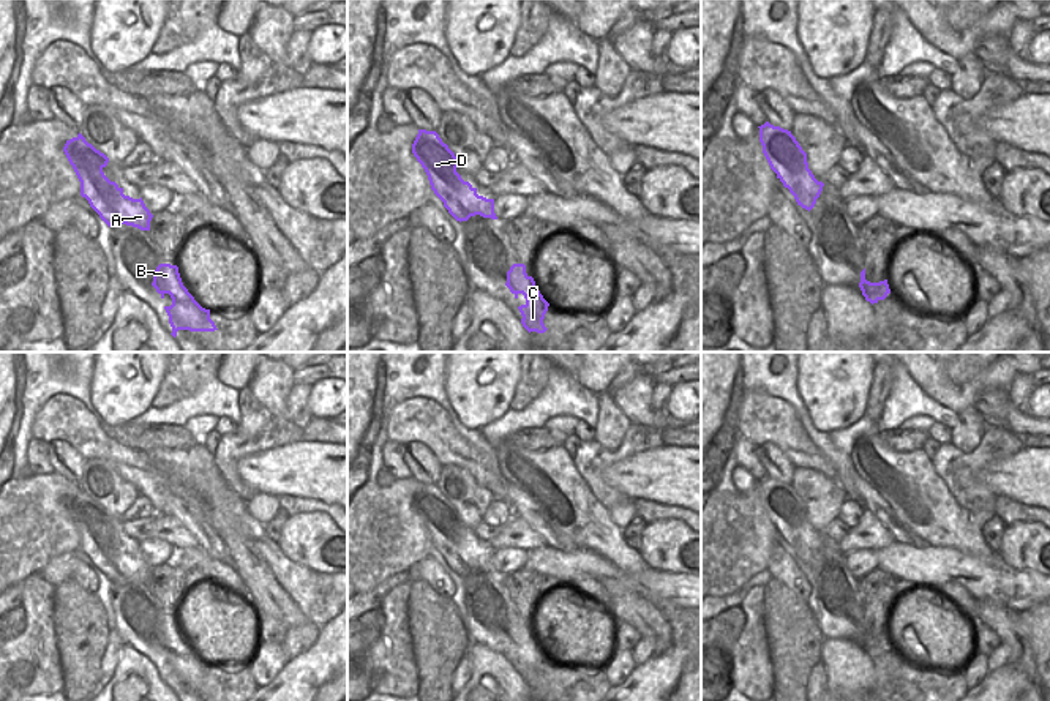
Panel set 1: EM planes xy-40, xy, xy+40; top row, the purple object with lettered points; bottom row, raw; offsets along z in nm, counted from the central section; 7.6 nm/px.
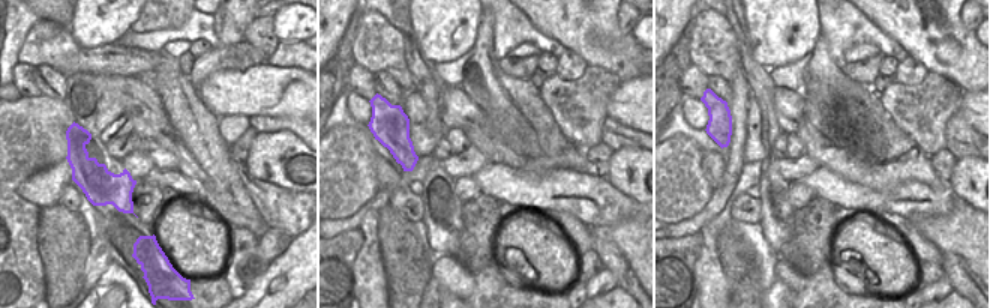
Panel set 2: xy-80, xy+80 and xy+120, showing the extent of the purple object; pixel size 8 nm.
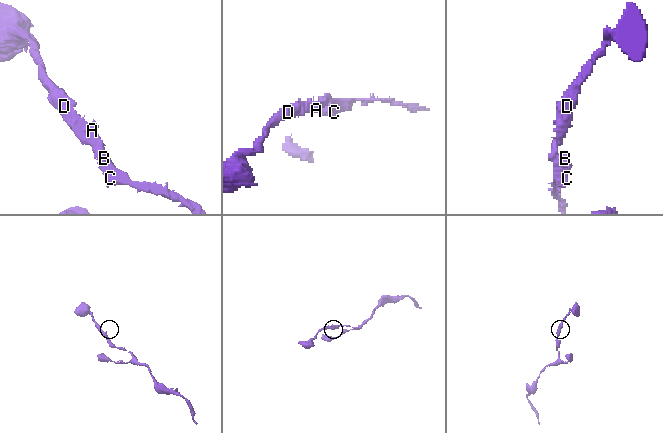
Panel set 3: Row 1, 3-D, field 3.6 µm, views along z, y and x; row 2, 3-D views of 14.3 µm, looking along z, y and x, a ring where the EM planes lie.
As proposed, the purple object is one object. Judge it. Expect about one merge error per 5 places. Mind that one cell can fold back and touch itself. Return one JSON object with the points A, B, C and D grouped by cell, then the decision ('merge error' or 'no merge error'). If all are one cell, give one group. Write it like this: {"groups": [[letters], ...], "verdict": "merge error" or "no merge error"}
{"groups": [["A", "B", "C", "D"]], "verdict": "no merge error"}

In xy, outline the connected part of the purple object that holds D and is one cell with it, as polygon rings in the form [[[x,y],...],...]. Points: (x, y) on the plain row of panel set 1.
[[[418,483],[412,507],[425,523],[431,543],[456,575],[467,575],[475,568],[497,573],[494,553],[478,549],[477,542],[461,532],[455,507],[436,485]]]

